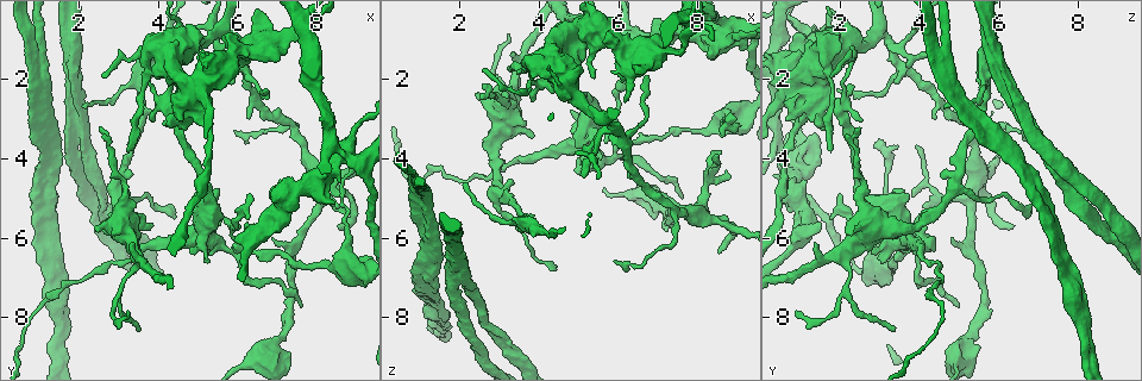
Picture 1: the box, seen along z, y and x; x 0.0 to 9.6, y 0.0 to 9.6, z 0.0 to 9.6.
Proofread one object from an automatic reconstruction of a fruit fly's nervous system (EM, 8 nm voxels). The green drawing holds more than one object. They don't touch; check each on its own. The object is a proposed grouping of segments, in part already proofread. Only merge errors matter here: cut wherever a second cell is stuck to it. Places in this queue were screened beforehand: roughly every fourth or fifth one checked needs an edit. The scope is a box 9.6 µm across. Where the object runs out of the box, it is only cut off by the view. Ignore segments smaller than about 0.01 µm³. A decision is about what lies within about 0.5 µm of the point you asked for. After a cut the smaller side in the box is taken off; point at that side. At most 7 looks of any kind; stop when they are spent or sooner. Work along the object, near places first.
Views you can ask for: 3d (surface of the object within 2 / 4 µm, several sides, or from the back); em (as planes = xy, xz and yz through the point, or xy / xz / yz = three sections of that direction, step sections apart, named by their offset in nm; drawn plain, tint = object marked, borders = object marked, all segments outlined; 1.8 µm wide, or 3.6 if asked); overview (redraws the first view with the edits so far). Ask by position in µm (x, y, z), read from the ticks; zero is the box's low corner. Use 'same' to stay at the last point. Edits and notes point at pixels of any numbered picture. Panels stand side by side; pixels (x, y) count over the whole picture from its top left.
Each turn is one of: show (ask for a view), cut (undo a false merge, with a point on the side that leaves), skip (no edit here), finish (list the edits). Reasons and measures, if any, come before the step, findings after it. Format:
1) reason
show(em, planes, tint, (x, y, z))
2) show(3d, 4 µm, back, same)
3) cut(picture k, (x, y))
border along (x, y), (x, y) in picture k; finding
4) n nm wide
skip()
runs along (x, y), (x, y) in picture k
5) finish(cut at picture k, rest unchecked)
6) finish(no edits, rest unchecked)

branch point
show(em, planes, tint, (2.10, 3.35, 7.00))

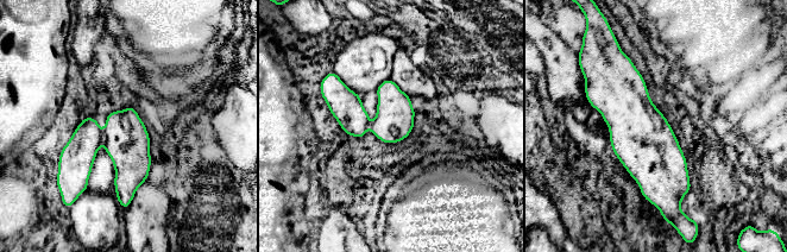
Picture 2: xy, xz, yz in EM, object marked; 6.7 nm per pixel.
cut(picture 2, (126, 140))
border along (102, 132), (104, 142) in picture 2; two cells meet here

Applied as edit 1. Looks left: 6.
abrupt turn
show(3d, 4 µm, back, (3.35, 6.35, 1.95))

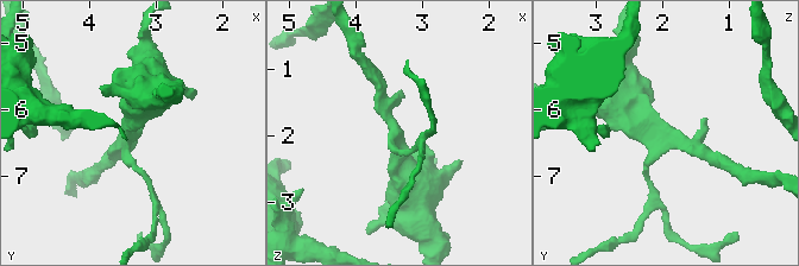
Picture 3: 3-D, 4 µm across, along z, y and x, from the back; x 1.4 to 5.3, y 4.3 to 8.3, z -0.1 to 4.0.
show(em, planes, tint, (3.35, 6.45, 1.95))

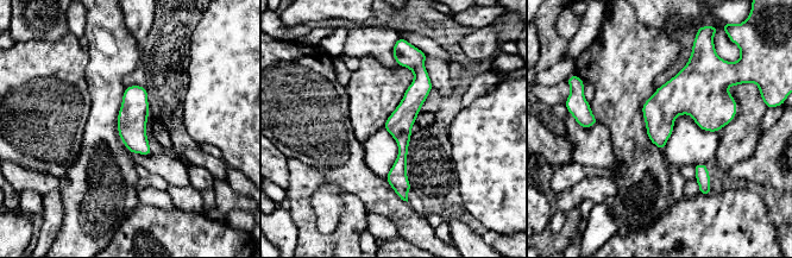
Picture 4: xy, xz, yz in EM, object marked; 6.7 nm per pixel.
skip()
runs along (400, 54), (419, 71), (402, 119), (404, 195) in picture 4; one cell here

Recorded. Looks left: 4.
two arms at a narrow angle
show(em, yz, step 8, tint, (6.10, 1.25, 1.10))

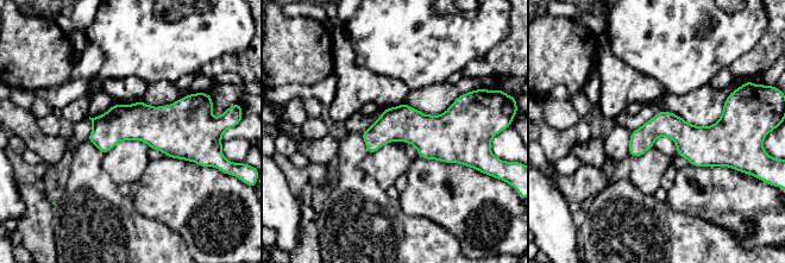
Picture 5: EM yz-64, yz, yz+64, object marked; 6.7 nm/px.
show(em, xz, step 16, tint, same)

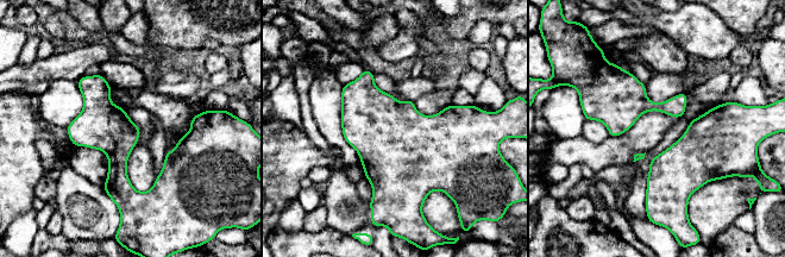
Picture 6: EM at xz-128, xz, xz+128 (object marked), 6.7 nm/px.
skip()
all the same cell

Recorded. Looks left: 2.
finish(cut at picture 2, rest unchecked)

